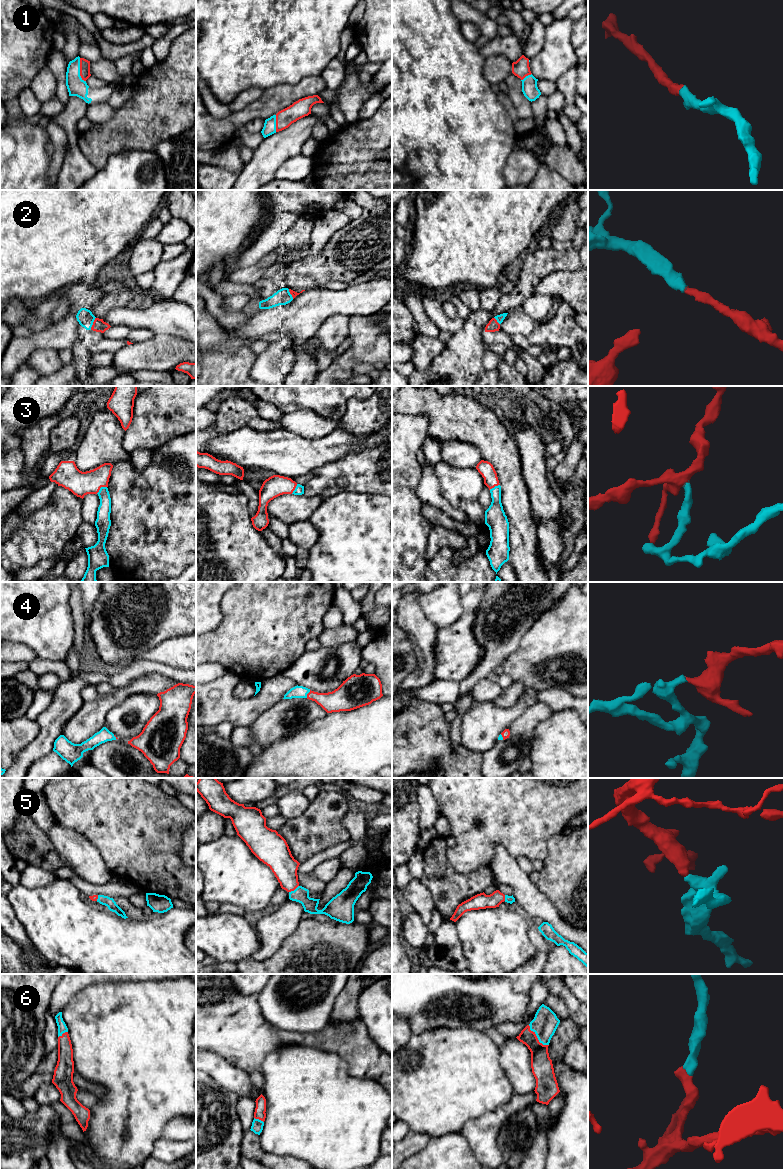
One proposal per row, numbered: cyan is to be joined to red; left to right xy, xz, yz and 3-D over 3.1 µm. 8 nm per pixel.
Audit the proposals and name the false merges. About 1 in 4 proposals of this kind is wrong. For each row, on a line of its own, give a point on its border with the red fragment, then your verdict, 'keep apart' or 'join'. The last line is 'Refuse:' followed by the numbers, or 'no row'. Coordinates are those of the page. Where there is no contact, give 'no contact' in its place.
1: xy (80, 70) | join
2: xy (93, 323) | join
3: xy (100, 487) | join
4: xz (307, 694) | join
5: xz (293, 890) | join
6: yz (537, 1038) | join
Refuse: no row

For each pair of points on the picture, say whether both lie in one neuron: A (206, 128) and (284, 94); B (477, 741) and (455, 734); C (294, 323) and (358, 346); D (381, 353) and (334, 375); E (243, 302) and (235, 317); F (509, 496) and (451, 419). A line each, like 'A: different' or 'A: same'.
A: same
B: different
C: different
D: same
E: different
F: same

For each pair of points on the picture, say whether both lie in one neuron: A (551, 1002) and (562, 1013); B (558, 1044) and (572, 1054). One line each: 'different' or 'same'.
A: same
B: different

